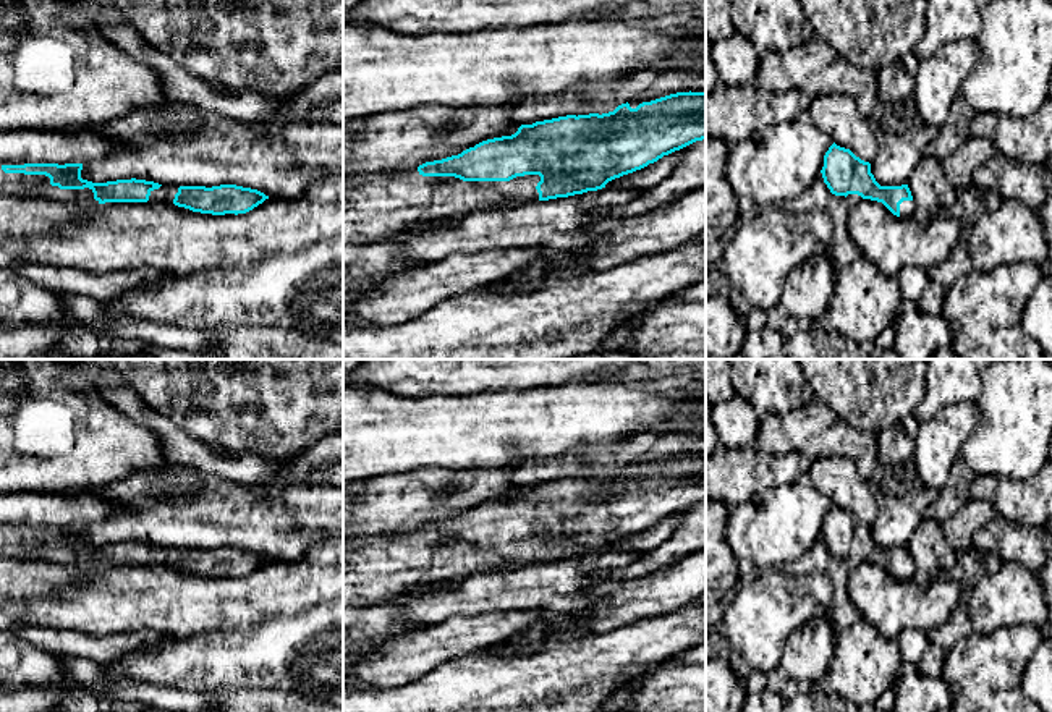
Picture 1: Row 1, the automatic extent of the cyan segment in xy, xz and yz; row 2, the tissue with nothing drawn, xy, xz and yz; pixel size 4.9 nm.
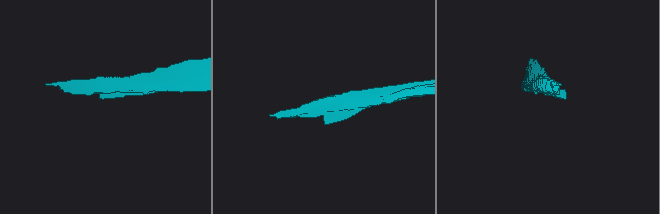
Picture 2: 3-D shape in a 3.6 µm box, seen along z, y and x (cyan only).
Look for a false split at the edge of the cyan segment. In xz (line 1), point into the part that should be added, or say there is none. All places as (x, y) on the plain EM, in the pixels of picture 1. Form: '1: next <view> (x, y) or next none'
1: next xz (376, 570)

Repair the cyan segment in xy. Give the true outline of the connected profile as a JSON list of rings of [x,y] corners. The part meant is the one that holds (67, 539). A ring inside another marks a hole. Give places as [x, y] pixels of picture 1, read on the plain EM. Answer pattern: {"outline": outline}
{"outline": [[[83,526],[0,528],[0,555],[91,570],[105,565],[173,565],[212,578],[246,576],[269,562],[257,552],[236,547],[178,550],[136,540],[92,545],[81,540],[81,532]]]}

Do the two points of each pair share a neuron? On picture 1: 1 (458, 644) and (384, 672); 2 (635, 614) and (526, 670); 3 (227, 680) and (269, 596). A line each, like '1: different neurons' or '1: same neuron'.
1: same neuron
2: different neurons
3: different neurons

